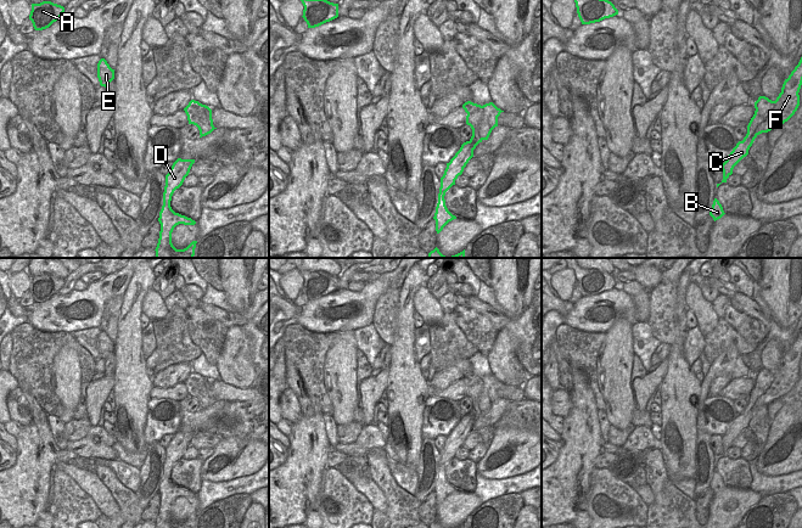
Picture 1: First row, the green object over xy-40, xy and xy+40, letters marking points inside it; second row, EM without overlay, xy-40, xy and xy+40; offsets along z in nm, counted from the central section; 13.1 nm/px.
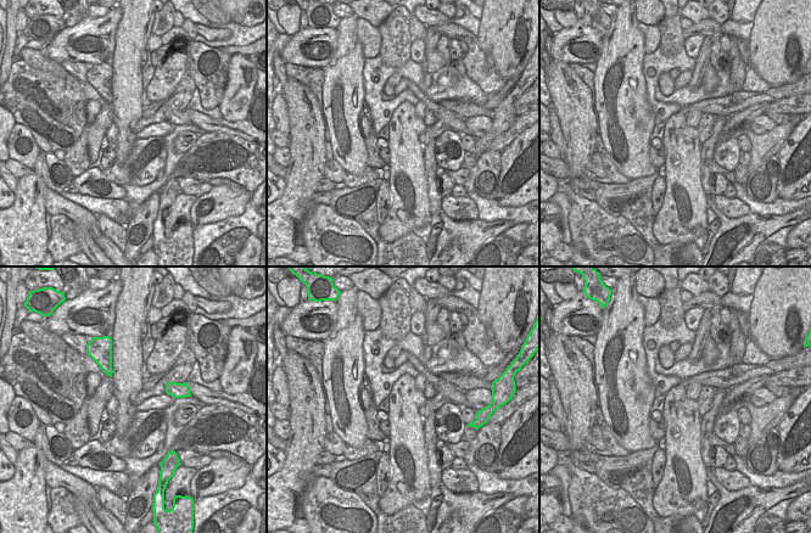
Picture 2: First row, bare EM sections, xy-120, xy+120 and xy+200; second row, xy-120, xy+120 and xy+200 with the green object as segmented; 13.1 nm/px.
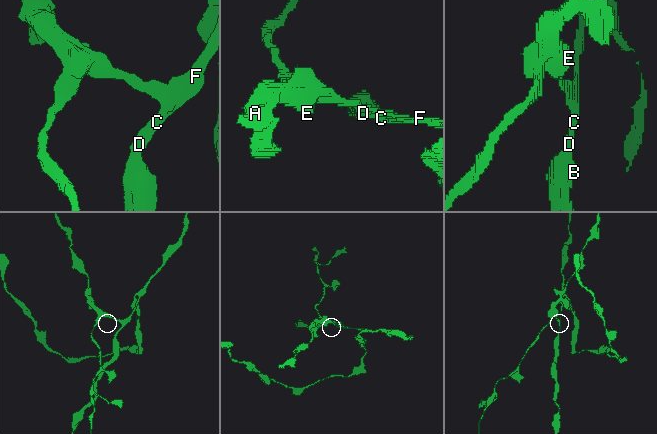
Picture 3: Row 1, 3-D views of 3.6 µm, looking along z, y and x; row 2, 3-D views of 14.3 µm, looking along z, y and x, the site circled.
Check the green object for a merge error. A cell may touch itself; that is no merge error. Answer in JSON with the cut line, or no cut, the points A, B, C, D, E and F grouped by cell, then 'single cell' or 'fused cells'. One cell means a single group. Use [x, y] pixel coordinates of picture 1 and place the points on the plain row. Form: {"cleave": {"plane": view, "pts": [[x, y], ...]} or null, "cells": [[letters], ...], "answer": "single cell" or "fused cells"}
{"cleave": {"plane": "xy", "pts": [[483, 378], [483, 388], [472, 402]]}, "cells": [["A", "E"], ["B", "C", "D", "F"]], "answer": "fused cells"}

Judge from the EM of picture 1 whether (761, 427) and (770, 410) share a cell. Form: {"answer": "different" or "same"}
{"answer": "same"}

